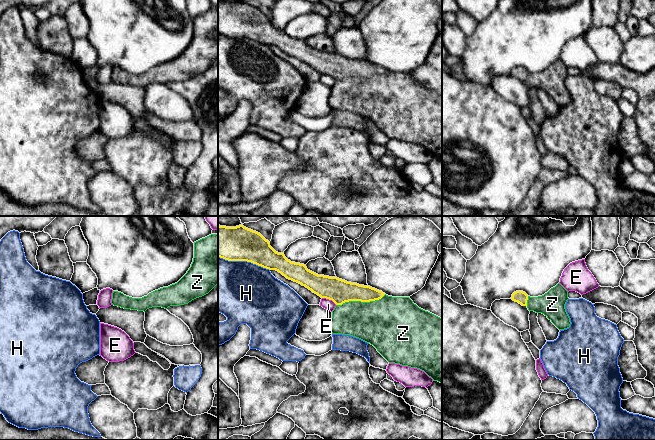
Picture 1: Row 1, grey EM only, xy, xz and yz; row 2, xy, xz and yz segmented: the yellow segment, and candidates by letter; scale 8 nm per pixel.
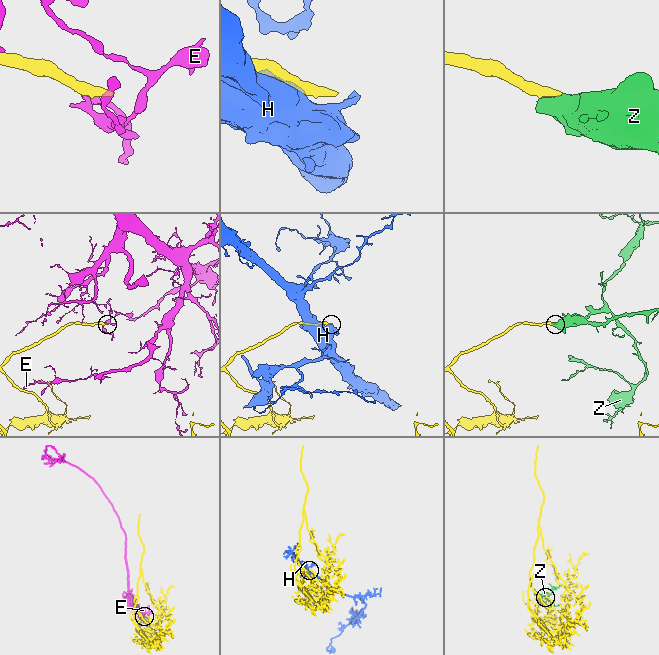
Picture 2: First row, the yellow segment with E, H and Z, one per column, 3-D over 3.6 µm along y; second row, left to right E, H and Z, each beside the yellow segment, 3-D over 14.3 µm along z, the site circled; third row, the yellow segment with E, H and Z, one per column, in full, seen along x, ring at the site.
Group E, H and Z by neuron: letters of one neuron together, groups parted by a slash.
E / H / Z

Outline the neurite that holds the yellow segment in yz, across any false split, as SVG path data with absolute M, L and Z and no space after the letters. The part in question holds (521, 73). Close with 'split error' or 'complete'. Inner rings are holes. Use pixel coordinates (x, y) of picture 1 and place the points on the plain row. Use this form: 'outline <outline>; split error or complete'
outline M560 59L542 72L530 73L523 67L516 67L511 75L526 82L529 87L544 90L559 106L570 103L570 94L565 85L568 67Z; split error

